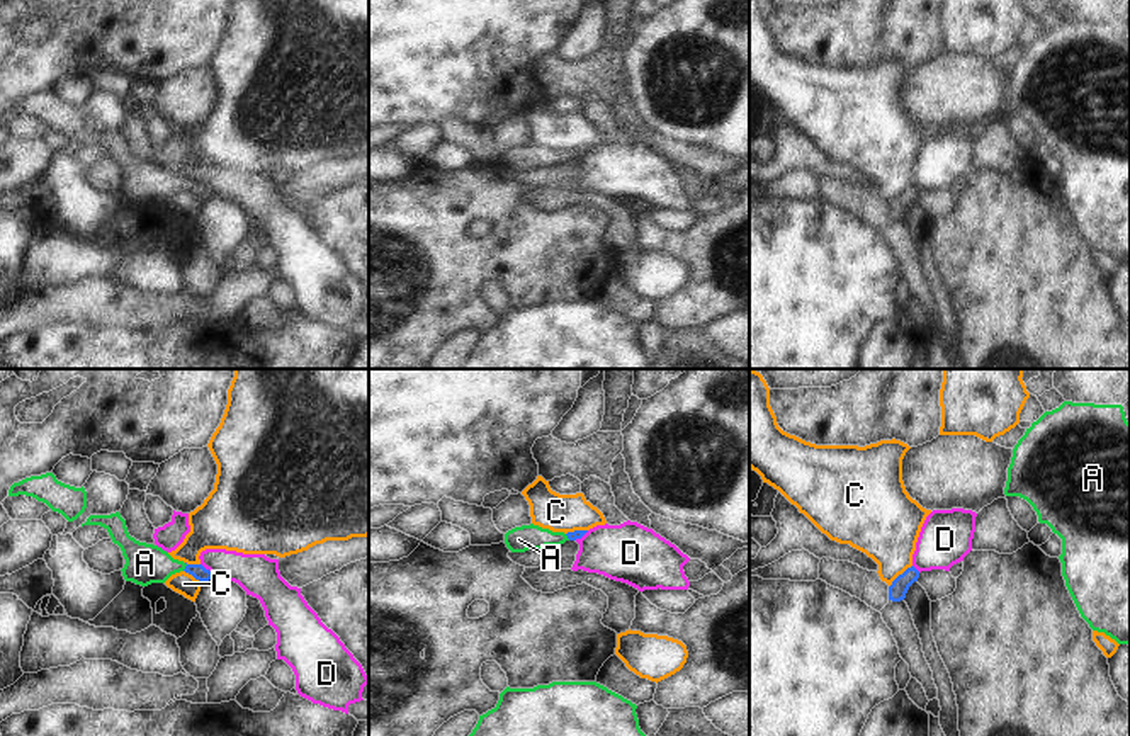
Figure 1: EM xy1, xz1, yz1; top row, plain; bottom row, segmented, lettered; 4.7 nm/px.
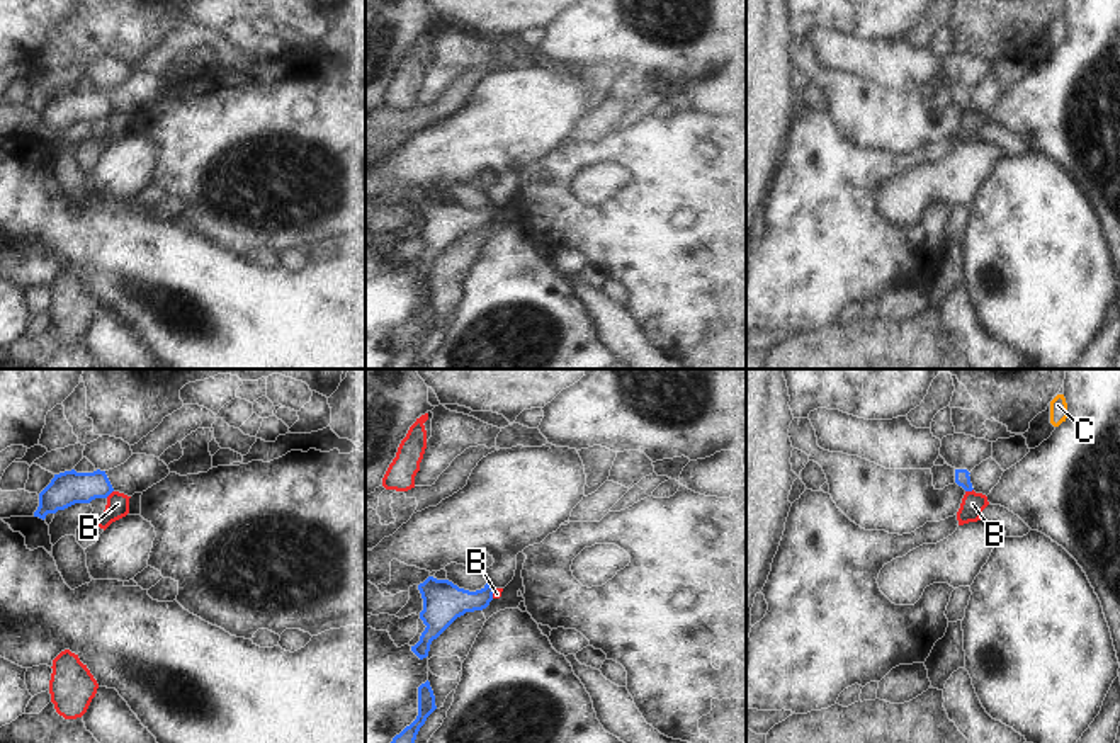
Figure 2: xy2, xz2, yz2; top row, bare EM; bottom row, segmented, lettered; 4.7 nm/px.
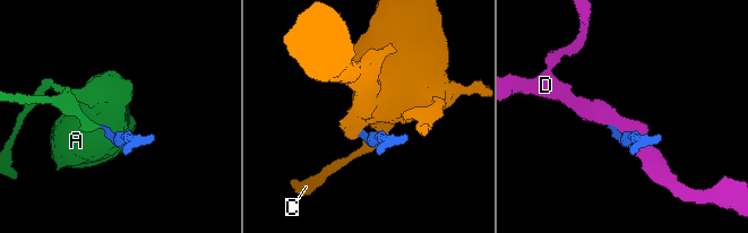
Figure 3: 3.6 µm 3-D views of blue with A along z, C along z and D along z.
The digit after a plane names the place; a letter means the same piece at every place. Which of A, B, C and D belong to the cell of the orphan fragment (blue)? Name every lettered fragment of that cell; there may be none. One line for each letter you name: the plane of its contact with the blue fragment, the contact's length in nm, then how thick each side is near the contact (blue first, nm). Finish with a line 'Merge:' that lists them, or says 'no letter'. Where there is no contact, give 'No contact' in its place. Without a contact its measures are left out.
A: Touches blue in xy1. Shared border 40 nm. Thickness 70 nm (blue) against 190 nm
Merge: A.

